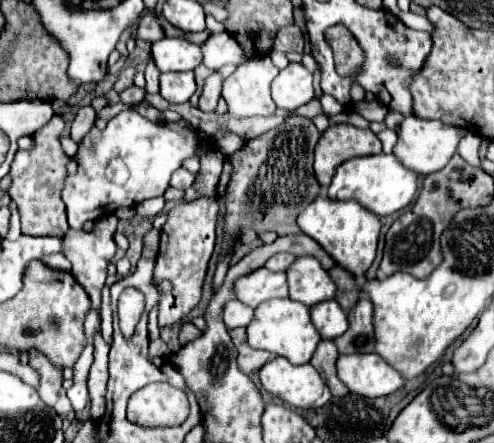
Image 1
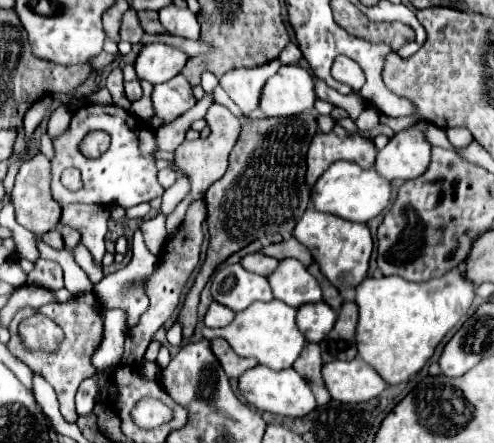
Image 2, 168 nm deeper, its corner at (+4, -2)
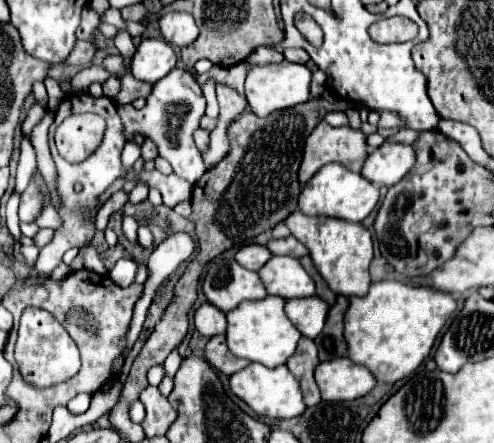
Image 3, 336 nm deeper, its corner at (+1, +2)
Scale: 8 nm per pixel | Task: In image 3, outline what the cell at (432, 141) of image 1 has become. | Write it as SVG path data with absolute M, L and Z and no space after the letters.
M385 142L375 148L361 168L361 176L369 178L377 186L393 186L397 184L415 164L415 152L409 144Z

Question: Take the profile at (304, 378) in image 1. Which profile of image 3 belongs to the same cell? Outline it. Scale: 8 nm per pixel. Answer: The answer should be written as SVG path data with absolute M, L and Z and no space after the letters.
M249 364L247 368L235 372L229 378L229 388L231 392L241 398L257 416L267 416L267 418L277 418L277 420L287 420L303 414L305 404L303 396L299 390L297 378L289 374L287 366L277 366L277 368L267 368L263 364Z

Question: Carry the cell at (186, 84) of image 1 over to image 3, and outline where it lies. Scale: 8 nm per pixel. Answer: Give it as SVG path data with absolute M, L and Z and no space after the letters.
M183 68L171 70L165 78L161 78L153 86L151 96L147 98L147 104L141 110L135 110L131 104L125 104L119 106L119 114L125 126L127 142L131 142L135 134L153 140L153 144L159 150L159 156L173 166L173 172L177 176L189 180L191 184L195 184L201 178L201 174L205 174L201 152L193 142L193 132L199 128L199 120L205 114L205 96L191 70L183 70Z

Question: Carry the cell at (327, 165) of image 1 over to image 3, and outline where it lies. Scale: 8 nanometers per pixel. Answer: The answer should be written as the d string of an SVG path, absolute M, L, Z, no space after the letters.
M321 120L305 140L299 182L305 184L321 166L331 162L339 162L349 170L361 172L367 154L369 148L361 130L353 130L351 126L333 128Z

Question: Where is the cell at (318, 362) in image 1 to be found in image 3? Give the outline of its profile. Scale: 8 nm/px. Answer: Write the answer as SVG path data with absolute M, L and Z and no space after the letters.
M303 336L301 342L297 344L295 354L289 358L287 366L289 366L289 372L299 380L299 386L301 386L307 406L317 406L321 402L321 394L319 394L319 388L313 378L313 370L317 364L319 364L317 346L313 340Z

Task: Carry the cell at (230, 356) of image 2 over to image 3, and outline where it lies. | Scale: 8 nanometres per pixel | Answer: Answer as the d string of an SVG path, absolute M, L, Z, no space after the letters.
M213 336L207 346L205 346L205 360L219 372L231 376L235 372L239 372L241 368L245 368L249 364L249 360L241 360L241 358L235 358L229 348L227 348L227 342L225 342L225 336Z

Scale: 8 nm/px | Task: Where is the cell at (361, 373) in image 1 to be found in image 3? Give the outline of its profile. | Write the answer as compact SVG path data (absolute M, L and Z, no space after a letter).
M335 358L321 362L315 370L317 386L325 402L343 402L365 396L377 382L373 374L349 358Z

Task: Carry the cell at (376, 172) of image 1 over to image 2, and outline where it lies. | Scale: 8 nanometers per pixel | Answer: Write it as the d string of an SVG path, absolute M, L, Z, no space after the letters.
M334 162L324 174L322 178L316 182L314 190L312 190L312 202L314 208L320 212L328 212L346 220L354 220L354 222L368 222L372 218L376 218L380 212L386 210L386 206L390 204L392 198L392 182L382 178L378 172L370 170L362 170L362 166L354 164L354 162Z

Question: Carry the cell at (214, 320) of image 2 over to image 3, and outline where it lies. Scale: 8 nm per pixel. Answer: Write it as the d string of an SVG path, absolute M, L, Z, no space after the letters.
M205 302L195 312L195 328L199 330L199 334L203 334L207 338L225 334L225 328L227 328L225 314L221 310L217 310L215 306L211 306L209 302Z

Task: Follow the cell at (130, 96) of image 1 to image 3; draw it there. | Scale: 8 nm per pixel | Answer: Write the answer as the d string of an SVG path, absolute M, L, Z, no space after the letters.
M125 74L125 76L121 78L121 92L117 94L115 102L117 102L117 104L129 104L129 102L133 102L135 98L147 98L147 96L151 94L151 90L153 90L153 84L149 84L149 82L139 82L139 80L135 80L131 74Z

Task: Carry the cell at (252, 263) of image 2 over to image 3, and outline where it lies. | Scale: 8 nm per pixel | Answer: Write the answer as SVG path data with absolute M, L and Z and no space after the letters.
M249 244L249 246L243 246L237 254L235 254L235 260L243 266L243 268L249 268L253 272L257 272L267 260L271 258L271 252L261 246L261 244Z

